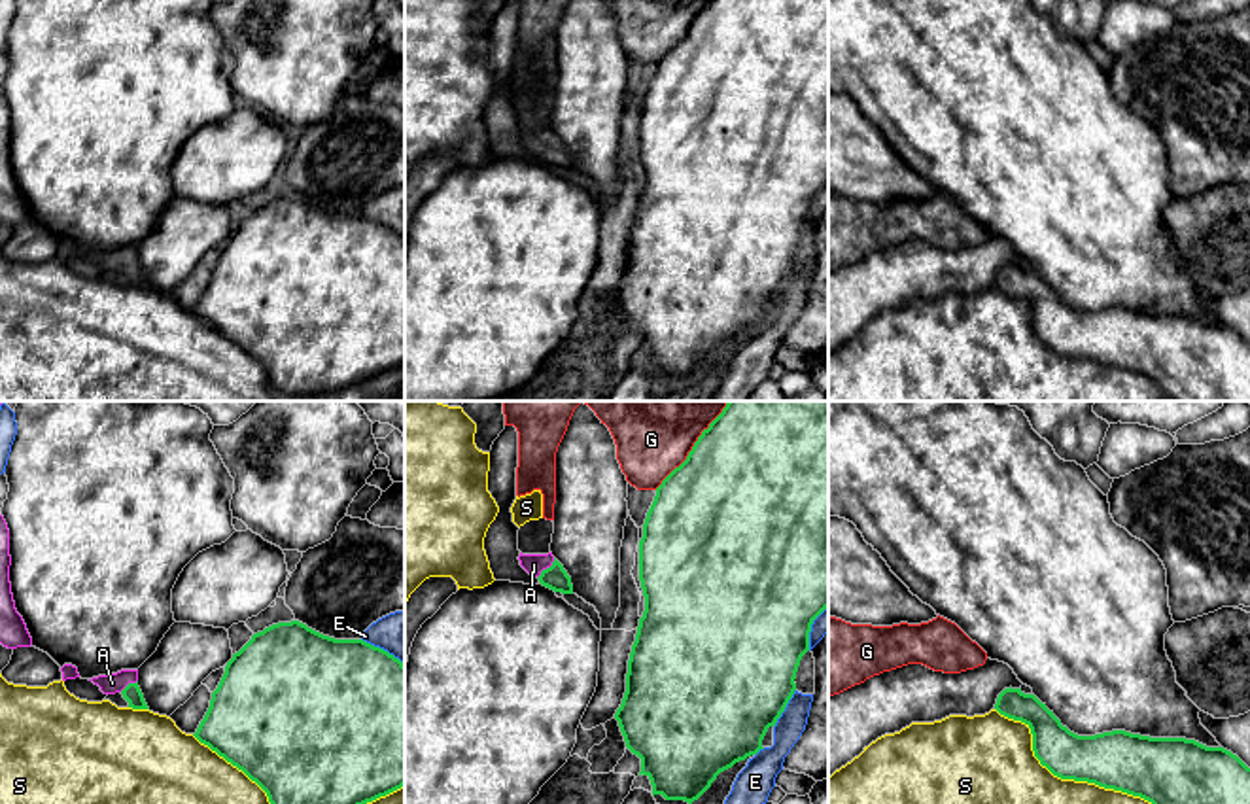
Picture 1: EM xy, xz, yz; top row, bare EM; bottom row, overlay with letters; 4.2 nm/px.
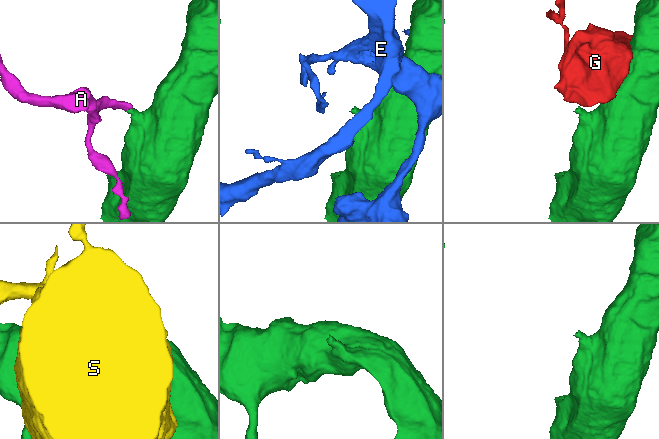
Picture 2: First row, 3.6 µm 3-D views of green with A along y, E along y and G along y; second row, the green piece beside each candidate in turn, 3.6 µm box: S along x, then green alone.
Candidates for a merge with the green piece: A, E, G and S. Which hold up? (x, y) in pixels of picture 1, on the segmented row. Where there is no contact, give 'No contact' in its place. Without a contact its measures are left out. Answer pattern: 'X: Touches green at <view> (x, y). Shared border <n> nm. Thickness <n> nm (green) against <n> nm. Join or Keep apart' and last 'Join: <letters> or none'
A: Touches green at xz (547, 568). Shared border 120 nm. Thickness 110 nm (green) against 90 nm. Join
E: Touches green at xz (785, 706). Shared border 190 nm. Thickness 500 nm (green) against 120 nm. Keep apart
G: Touches green at xz (694, 445). Shared border 500 nm. Thickness 500 nm (green) against 460 nm. Keep apart
S: Touches green at yz (1063, 778). Shared border 800 nm. Thickness 240 nm (green) against 280 nm. Keep apart
Join: A

